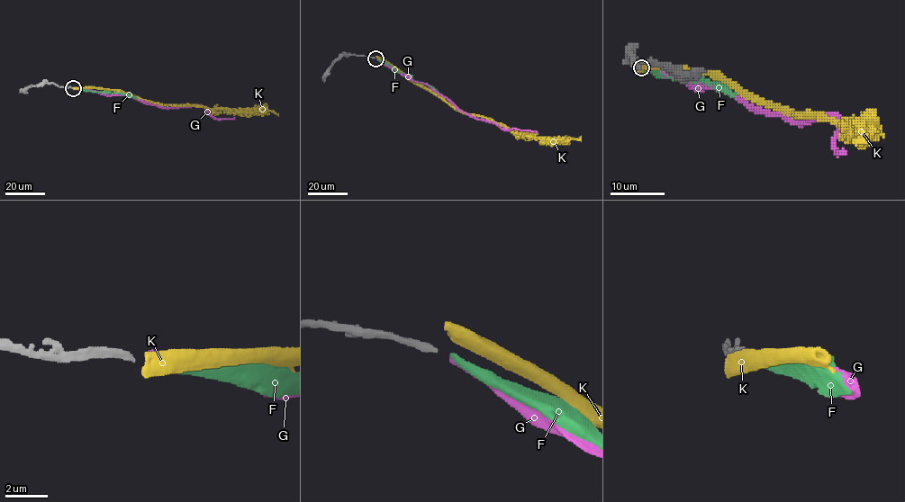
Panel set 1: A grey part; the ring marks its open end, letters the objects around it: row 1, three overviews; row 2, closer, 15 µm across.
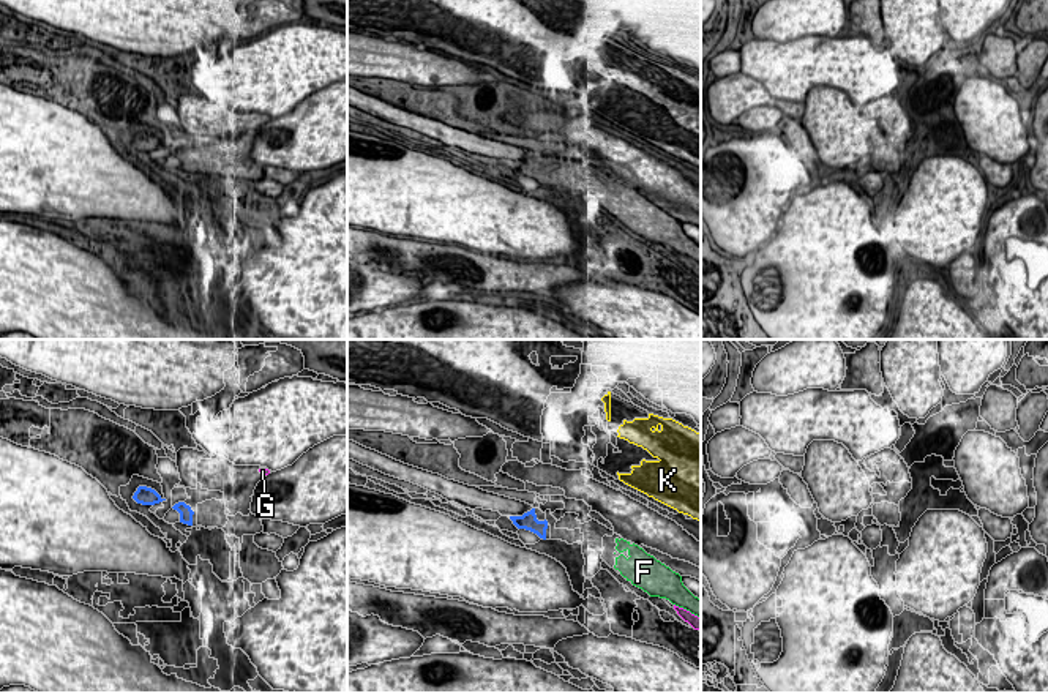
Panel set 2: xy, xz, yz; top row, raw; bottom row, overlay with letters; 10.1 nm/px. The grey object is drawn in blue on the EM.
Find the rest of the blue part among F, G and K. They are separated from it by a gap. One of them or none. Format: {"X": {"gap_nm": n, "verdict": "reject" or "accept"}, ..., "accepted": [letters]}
{"F": {"gap_nm": 700, "verdict": "accept"}, "G": {"gap_nm": 800, "verdict": "reject"}, "K": {"gap_nm": 850, "verdict": "reject"}, "accepted": ["F"]}

